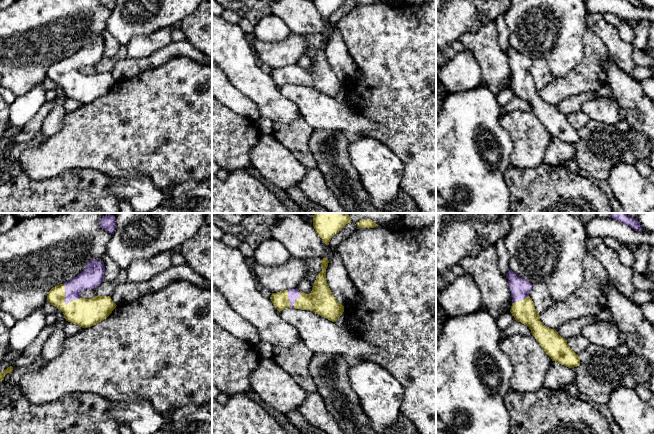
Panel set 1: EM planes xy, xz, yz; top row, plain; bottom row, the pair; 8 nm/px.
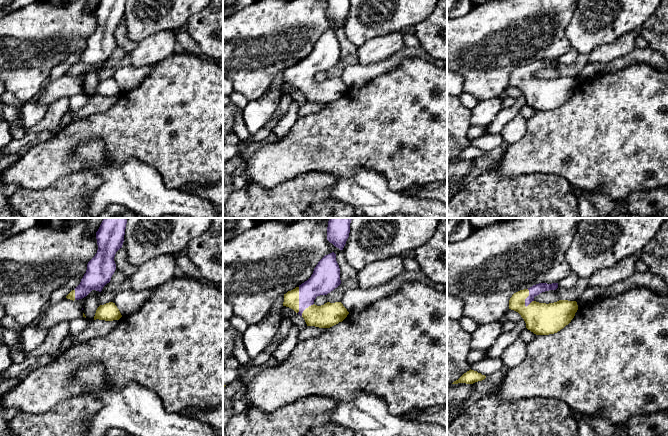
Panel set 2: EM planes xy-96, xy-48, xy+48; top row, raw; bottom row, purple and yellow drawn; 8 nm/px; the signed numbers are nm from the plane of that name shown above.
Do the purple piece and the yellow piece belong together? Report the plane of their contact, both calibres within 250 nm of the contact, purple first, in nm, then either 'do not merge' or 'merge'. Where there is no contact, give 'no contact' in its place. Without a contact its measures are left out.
xy | 160/220 nm | merge

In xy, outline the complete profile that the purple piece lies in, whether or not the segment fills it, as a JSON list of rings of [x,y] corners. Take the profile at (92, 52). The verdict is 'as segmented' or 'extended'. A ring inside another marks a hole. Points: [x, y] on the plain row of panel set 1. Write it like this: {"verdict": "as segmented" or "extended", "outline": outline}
{"verdict": "extended", "outline": [[[91,35],[85,45],[64,60],[53,63],[47,77],[60,85],[66,97],[88,104],[106,95],[116,84],[110,72],[80,73],[80,68],[95,65],[104,57],[104,38]]]}

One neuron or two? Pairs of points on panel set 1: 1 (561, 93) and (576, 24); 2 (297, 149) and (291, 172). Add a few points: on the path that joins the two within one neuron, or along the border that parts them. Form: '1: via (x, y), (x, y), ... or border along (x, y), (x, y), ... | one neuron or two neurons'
1: border along (582, 59), (567, 74), (555, 79) | two neurons
2: border along (277, 141), (284, 145), (305, 167) | two neurons

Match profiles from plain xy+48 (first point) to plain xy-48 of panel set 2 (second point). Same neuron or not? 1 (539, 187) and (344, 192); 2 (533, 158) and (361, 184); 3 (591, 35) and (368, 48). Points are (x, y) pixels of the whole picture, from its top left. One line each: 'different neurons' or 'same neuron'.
1: different neurons
2: different neurons
3: different neurons

